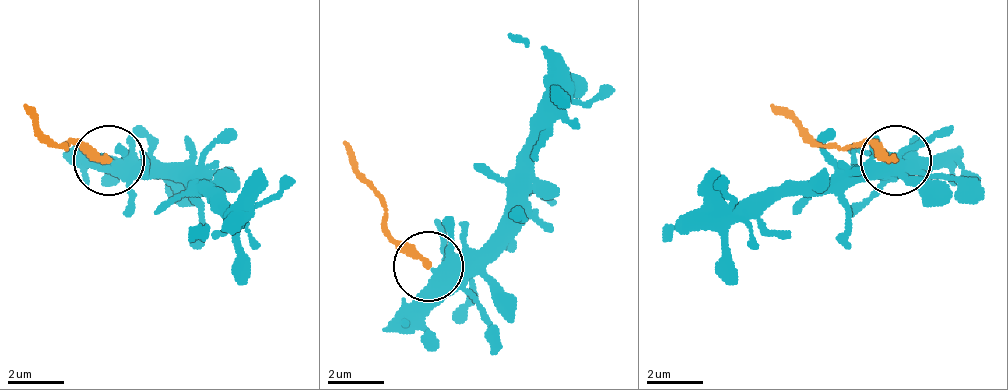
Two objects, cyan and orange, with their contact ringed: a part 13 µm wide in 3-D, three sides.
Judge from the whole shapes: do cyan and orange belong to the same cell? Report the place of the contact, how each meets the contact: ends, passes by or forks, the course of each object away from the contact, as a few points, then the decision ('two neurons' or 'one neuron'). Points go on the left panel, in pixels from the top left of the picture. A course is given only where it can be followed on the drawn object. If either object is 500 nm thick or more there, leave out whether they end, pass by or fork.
place (108, 160); cyan forks; orange ends; course cyan (110, 162), (138, 162), (174, 176), (188, 183), (223, 218), (230, 218), (188, 239); course orange (110, 162), (61, 148), (25, 105); two neurons

